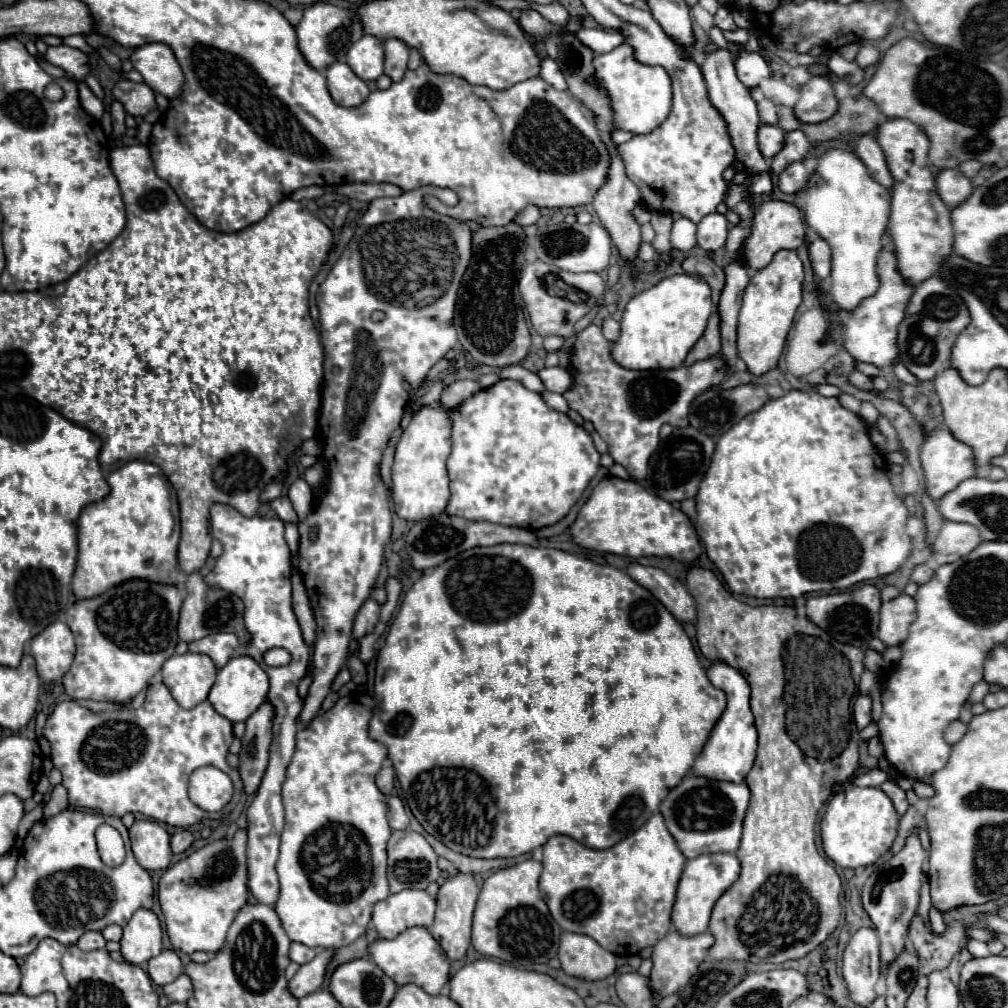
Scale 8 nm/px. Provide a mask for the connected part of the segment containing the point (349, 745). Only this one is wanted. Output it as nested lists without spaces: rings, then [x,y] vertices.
[[[367,693],[341,697],[329,711],[317,715],[295,735],[295,753],[287,767],[281,791],[285,827],[277,861],[281,895],[275,911],[289,939],[307,947],[337,949],[353,943],[365,933],[373,905],[389,895],[385,849],[391,827],[387,823],[387,797],[375,785],[375,775],[387,757],[387,749],[367,735],[373,705],[375,701]]]

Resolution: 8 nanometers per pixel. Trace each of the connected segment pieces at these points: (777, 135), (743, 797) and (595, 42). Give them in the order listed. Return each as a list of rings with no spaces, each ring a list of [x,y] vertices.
[[[759,125],[759,151],[765,159],[775,157],[783,147],[785,131],[777,125]]]
[[[689,773],[675,789],[669,791],[659,811],[687,859],[721,851],[735,853],[741,843],[741,823],[749,805],[749,795],[745,781],[733,785],[731,781],[713,781],[707,777],[693,777],[693,773]]]
[[[581,29],[577,31],[577,37],[595,53],[609,53],[617,45],[625,43],[625,35],[621,31],[607,31],[607,29]]]

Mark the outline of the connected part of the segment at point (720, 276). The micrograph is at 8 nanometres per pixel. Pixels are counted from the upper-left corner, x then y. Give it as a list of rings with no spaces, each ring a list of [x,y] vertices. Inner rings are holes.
[[[697,251],[693,255],[689,255],[683,263],[685,273],[689,275],[697,275],[701,277],[713,291],[713,301],[717,305],[717,297],[721,295],[721,285],[725,285],[725,271],[719,263],[715,263],[713,259],[709,259],[705,253]]]

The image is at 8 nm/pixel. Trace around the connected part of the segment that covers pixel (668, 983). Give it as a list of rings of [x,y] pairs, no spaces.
[[[669,931],[655,947],[653,947],[653,971],[651,971],[651,983],[653,989],[661,995],[667,997],[671,993],[677,993],[679,989],[683,989],[689,983],[689,977],[693,977],[693,973],[697,973],[699,965],[707,959],[707,951],[709,947],[715,943],[715,937],[705,931],[693,937],[685,937],[677,931]]]

